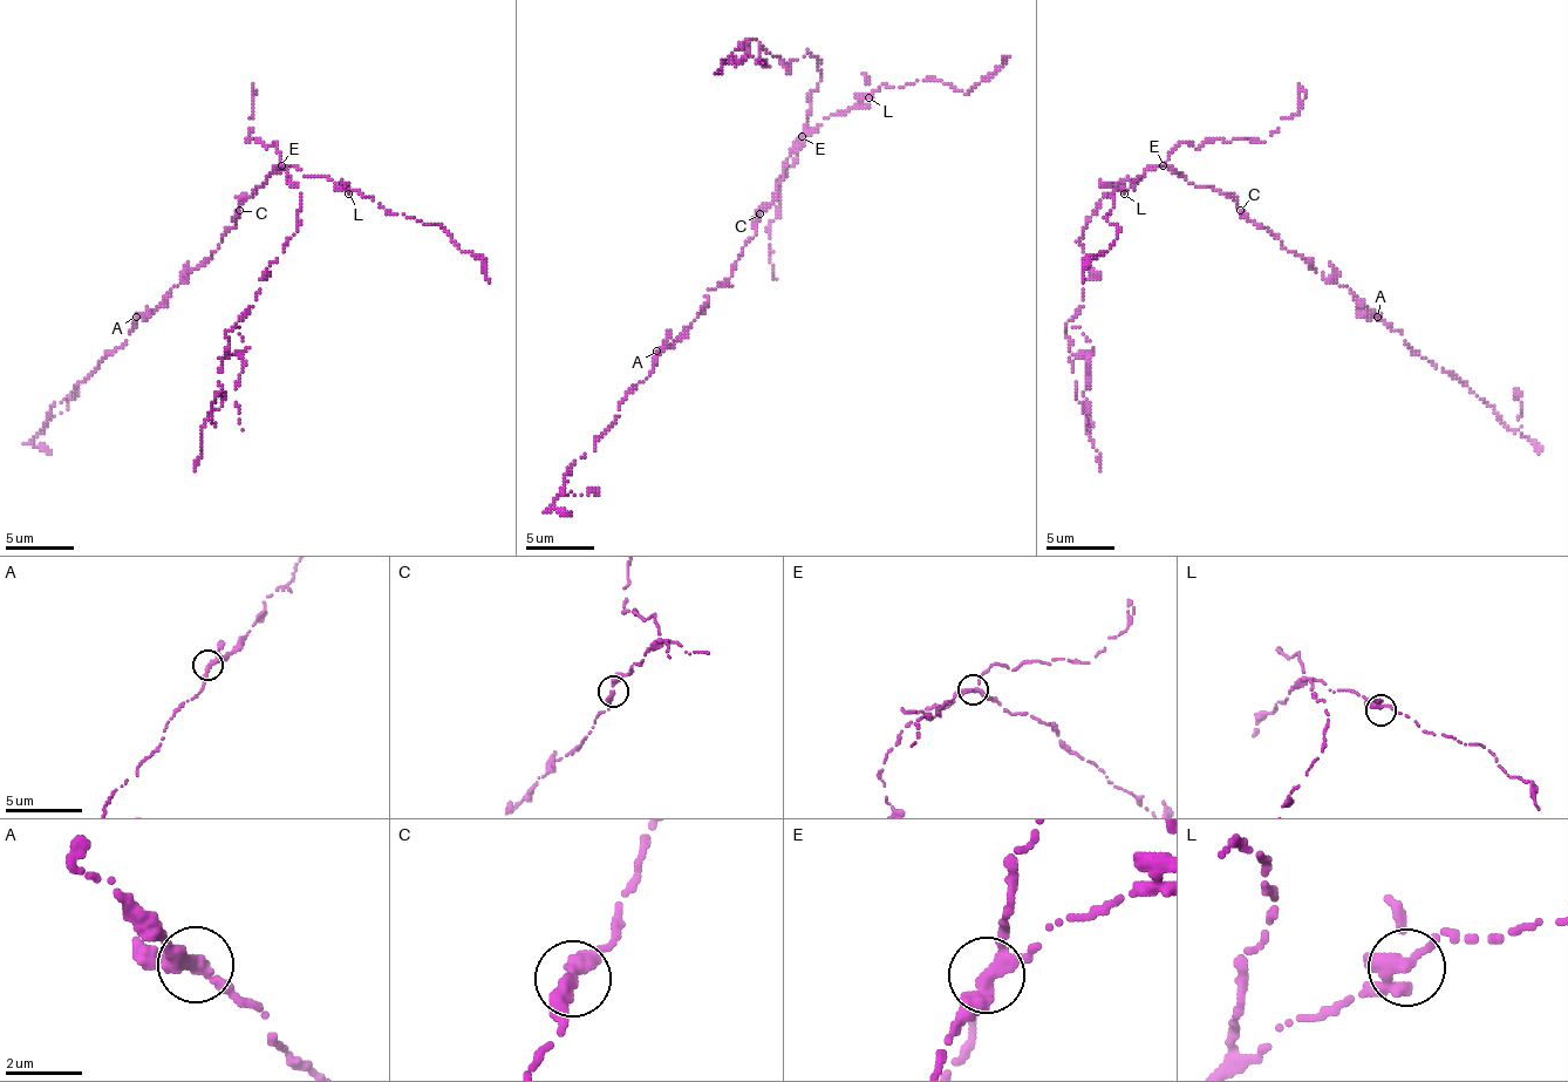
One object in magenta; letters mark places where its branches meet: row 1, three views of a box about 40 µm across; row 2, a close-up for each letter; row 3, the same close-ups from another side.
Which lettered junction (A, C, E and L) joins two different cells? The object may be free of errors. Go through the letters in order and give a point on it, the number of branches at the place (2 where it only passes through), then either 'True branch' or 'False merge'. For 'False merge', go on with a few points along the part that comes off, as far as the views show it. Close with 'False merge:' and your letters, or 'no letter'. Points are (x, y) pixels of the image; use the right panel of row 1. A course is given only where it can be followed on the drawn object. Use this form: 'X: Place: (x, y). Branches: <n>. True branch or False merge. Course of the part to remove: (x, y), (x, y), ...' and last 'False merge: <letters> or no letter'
A: Place: (1377, 317). Branches: 3. True branch
C: Place: (1240, 210). Branches: 2. True branch
E: Place: (1163, 165). Branches: 4. False merge. Course of the part to remove: (1161, 165), (1110, 186), (1079, 242), (1090, 276), (1065, 334), (1100, 471)
L: Place: (1124, 194). Branches: 4. True branch
False merge: E

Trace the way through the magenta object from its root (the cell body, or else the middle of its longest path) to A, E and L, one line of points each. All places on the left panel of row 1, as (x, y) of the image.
A: (236, 210), (236, 224), (222, 238), (218, 249), (191, 269), (188, 279), (174, 286), (150, 313), (136, 317)
E: (236, 210), (280, 165)
L: (236, 210), (280, 165), (298, 165), (304, 176), (328, 176), (348, 194)

